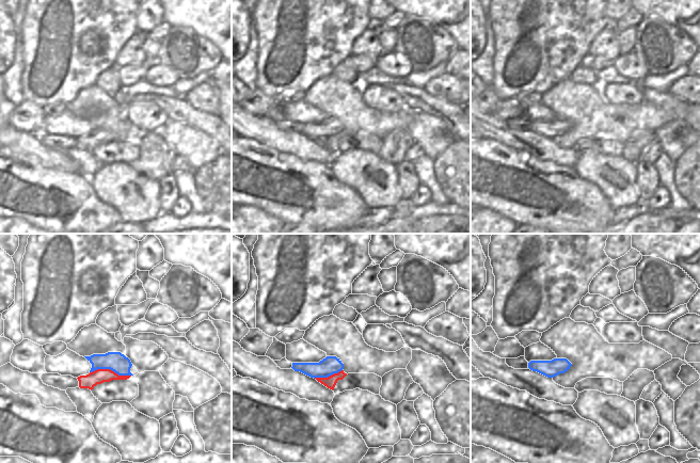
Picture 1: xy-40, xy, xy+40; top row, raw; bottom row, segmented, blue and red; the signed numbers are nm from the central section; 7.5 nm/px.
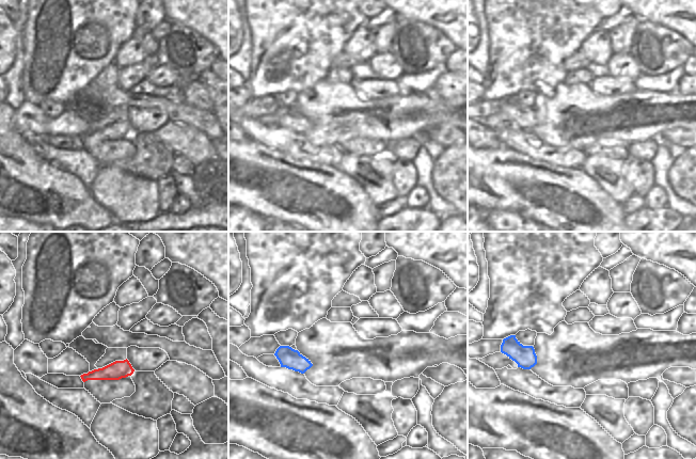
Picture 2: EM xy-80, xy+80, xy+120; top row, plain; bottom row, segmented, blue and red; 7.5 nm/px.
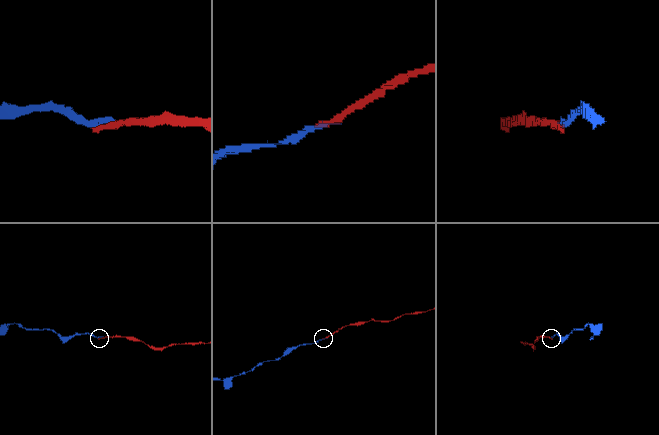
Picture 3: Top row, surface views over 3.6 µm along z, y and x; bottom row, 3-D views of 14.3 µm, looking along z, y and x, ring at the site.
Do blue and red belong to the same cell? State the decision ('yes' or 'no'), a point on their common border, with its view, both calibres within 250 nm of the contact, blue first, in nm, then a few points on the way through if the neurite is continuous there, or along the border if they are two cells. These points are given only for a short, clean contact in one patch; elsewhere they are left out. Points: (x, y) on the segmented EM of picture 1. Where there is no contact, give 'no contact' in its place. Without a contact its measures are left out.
yes; contact xy-40 (110, 369); calibres 150 and 110 nm; way xy-40 (116, 362), (110, 369), (99, 376)

